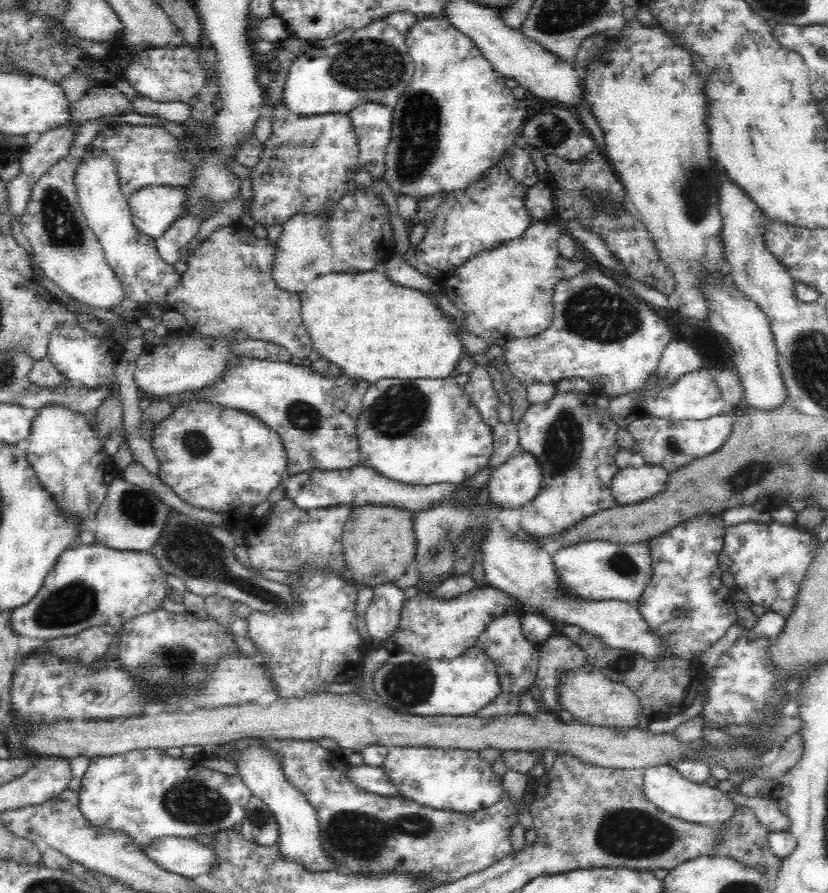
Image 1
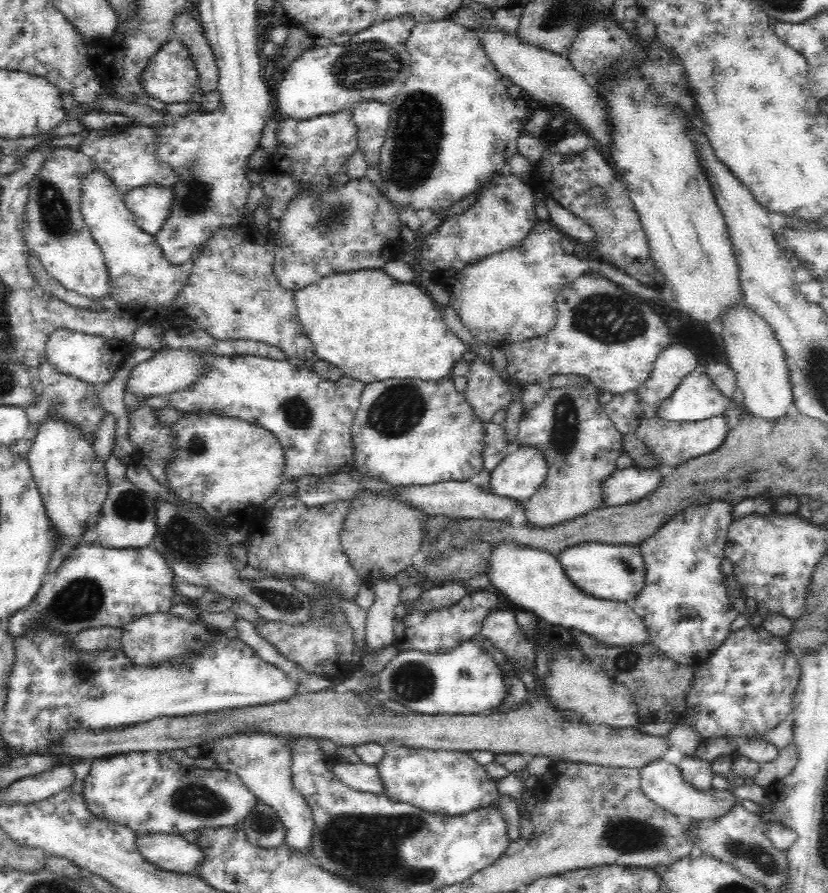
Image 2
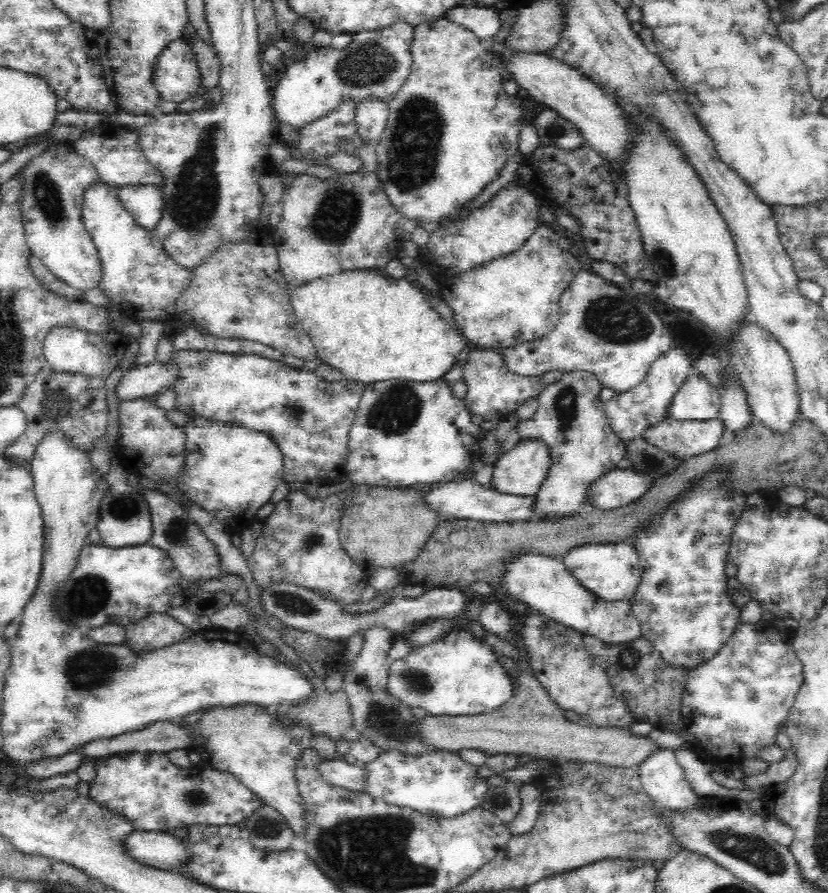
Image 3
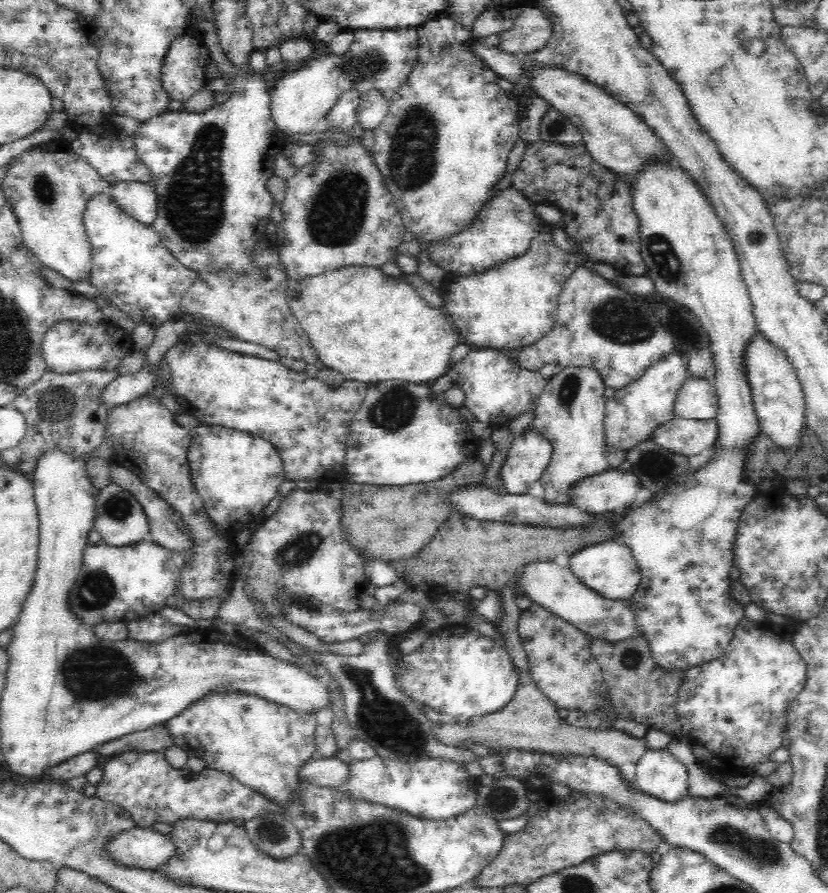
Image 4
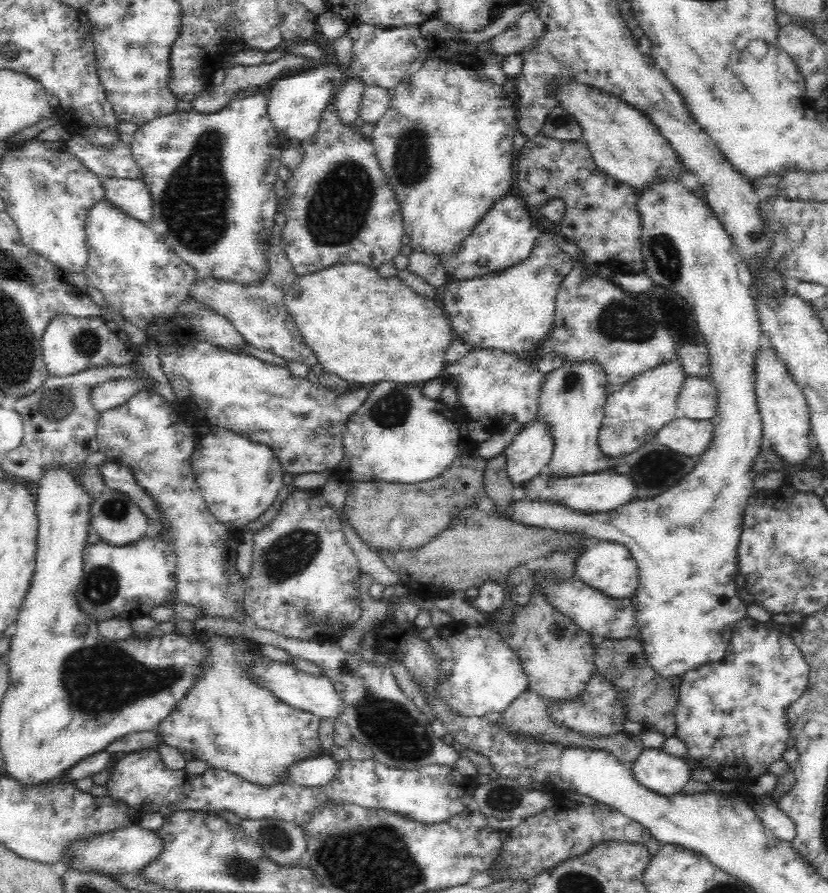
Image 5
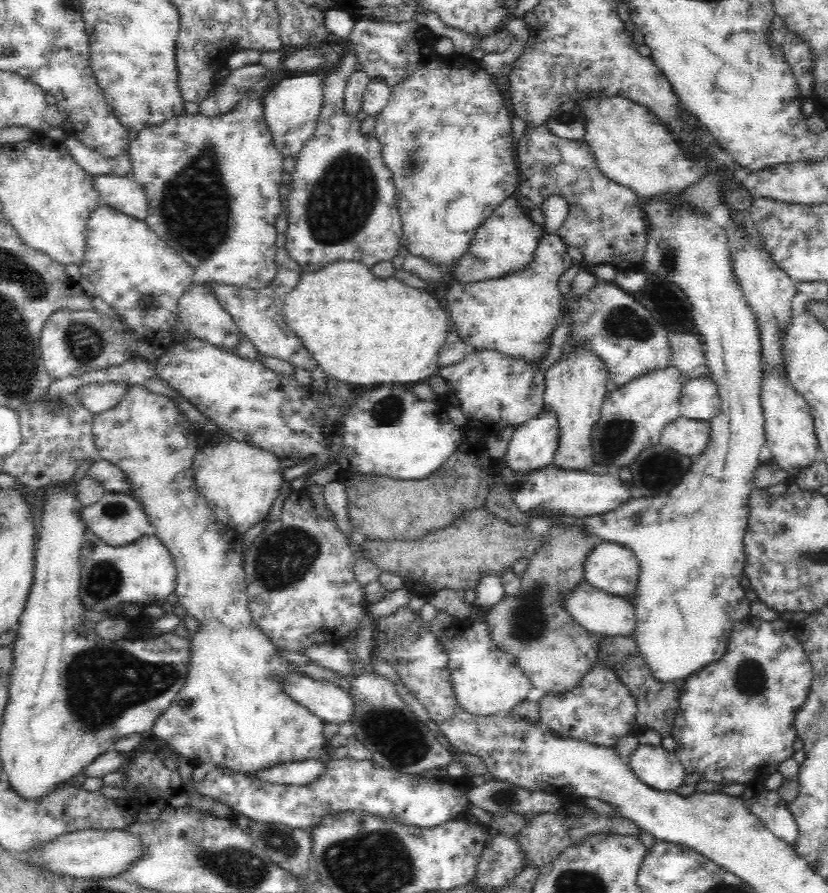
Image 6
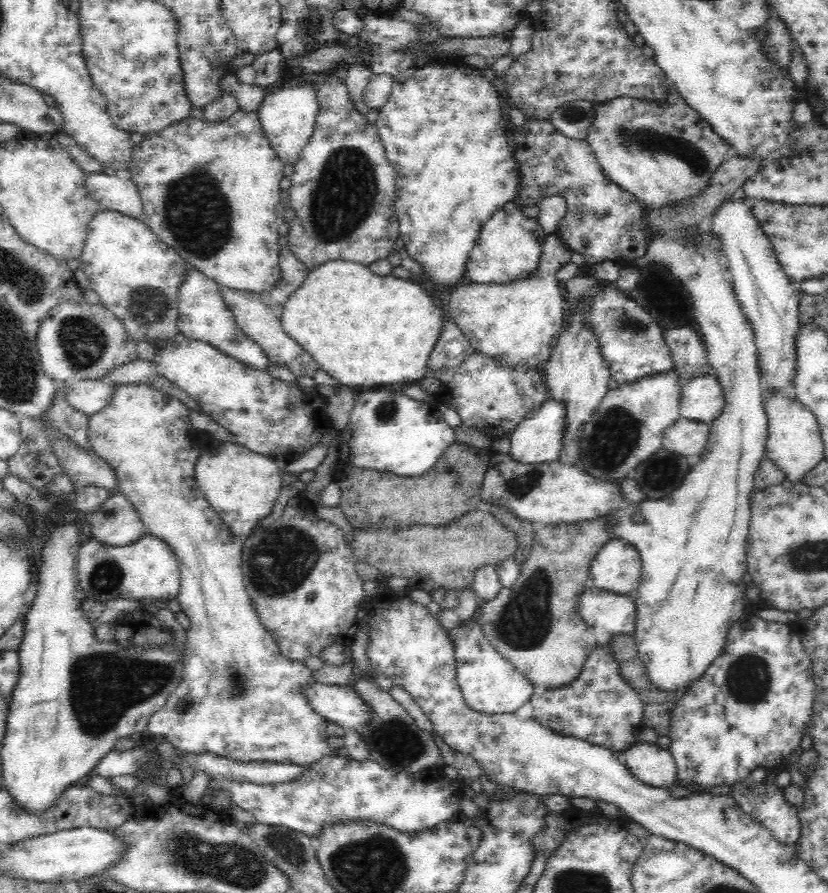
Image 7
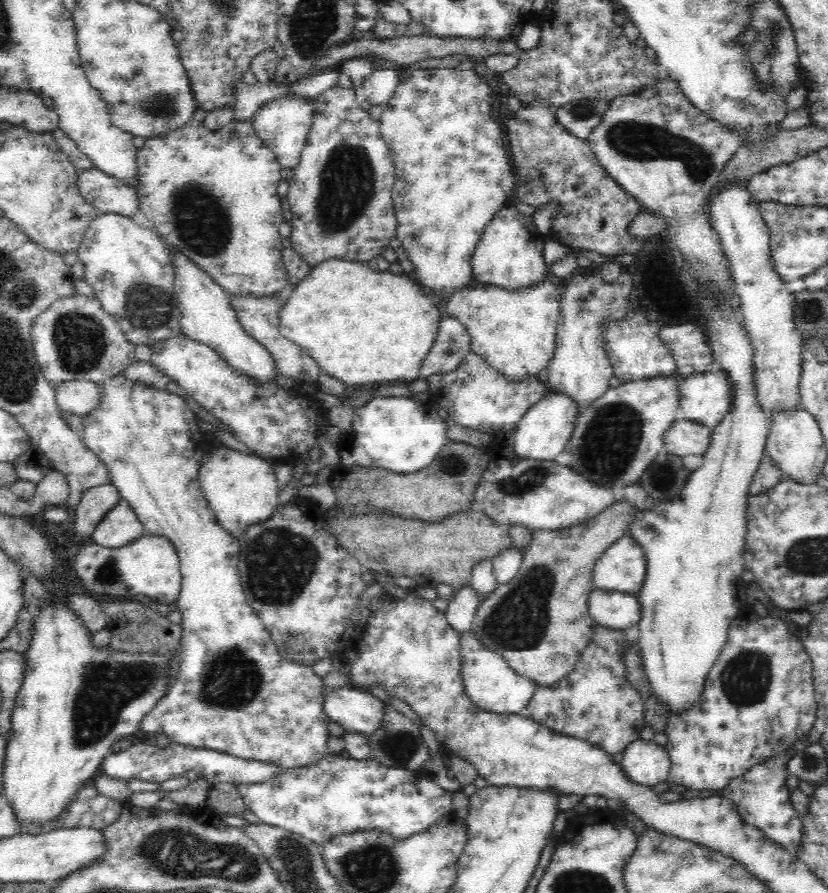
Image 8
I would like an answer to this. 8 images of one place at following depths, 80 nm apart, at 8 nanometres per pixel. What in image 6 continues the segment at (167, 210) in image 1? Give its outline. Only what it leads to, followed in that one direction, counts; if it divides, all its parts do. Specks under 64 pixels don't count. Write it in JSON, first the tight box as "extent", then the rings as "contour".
{"extent":[92,176,148,219],"contour":[[[93,176],[92,187],[98,193],[99,207],[108,206],[135,219],[146,218],[148,206],[144,189],[131,176]]]}

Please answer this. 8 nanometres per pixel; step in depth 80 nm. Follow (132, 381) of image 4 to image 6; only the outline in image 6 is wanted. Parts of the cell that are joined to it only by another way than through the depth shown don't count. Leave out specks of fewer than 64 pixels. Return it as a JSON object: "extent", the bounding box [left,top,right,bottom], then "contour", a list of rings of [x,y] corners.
{"extent":[76,382,128,416],"contour":[[[86,382],[76,388],[76,399],[94,416],[113,408],[128,386],[126,383]]]}

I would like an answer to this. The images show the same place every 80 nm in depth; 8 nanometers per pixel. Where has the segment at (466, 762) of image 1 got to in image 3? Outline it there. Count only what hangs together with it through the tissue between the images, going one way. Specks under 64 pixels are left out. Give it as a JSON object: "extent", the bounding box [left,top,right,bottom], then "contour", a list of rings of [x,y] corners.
{"extent":[358,750,489,817],"contour":[[[391,750],[381,753],[363,766],[364,788],[358,792],[371,796],[372,799],[382,799],[386,804],[409,808],[431,817],[460,816],[480,805],[489,788],[486,778],[476,773],[474,765],[464,762],[451,751],[434,751],[412,756]]]}

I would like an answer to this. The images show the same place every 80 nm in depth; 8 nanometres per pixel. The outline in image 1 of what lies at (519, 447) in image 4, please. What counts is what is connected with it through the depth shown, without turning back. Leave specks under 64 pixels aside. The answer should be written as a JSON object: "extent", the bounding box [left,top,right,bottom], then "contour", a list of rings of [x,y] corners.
{"extent":[488,452,544,509],"contour":[[[530,452],[512,455],[491,472],[488,490],[491,506],[521,509],[543,488],[544,471]]]}

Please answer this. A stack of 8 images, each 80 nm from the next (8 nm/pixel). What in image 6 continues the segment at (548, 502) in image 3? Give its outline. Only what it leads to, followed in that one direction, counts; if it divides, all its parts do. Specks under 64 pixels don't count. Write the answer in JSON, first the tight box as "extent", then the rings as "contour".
{"extent":[544,338,609,471],"contour":[[[568,338],[563,353],[545,369],[544,408],[558,413],[560,442],[553,464],[560,469],[585,471],[592,467],[591,431],[599,420],[608,389],[609,372],[604,361],[579,342]]]}

